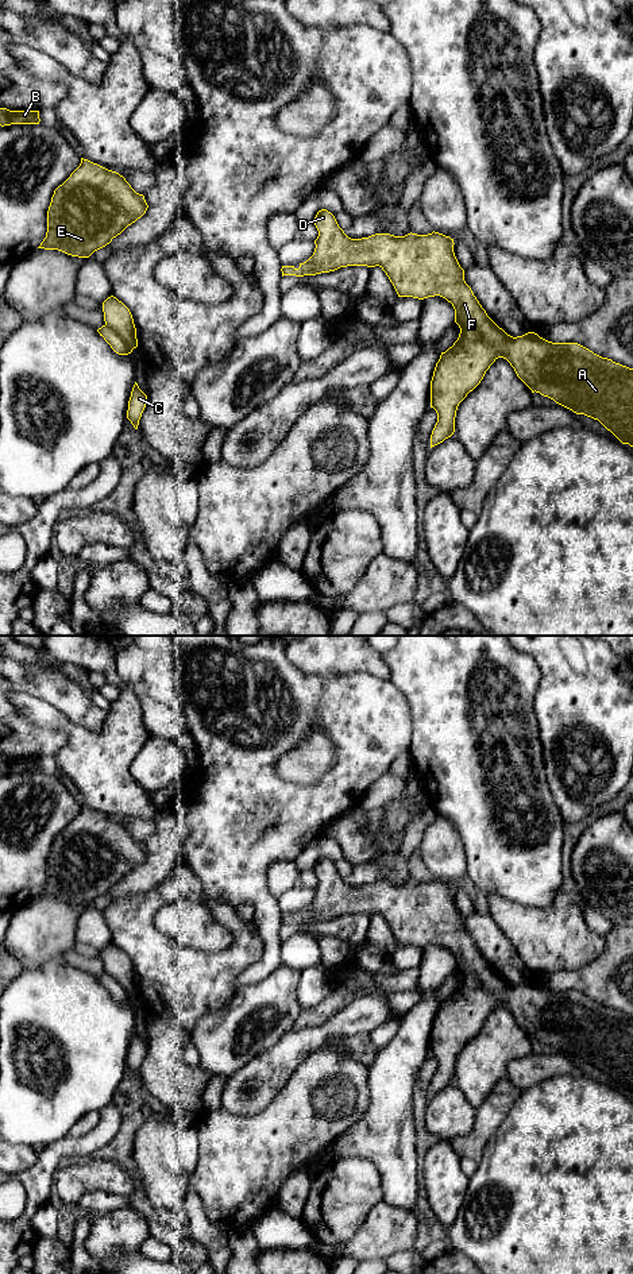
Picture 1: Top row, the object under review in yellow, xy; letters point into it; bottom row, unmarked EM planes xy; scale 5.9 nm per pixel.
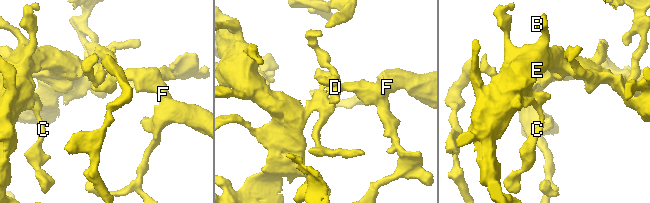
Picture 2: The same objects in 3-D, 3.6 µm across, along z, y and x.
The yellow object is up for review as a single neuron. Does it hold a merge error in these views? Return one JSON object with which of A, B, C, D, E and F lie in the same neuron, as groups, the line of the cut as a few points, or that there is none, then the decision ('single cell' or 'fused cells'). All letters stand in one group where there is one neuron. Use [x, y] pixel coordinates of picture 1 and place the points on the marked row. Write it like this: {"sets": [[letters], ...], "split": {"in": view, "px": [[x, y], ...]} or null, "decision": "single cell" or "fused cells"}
{"sets": [["A", "B", "C", "D", "E", "F"]], "split": null, "decision": "single cell"}

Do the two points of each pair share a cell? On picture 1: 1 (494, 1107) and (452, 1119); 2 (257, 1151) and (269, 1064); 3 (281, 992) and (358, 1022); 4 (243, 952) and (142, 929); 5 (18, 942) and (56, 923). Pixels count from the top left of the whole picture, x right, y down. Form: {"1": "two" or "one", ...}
{"1": "two", "2": "two", "3": "two", "4": "one", "5": "one"}

